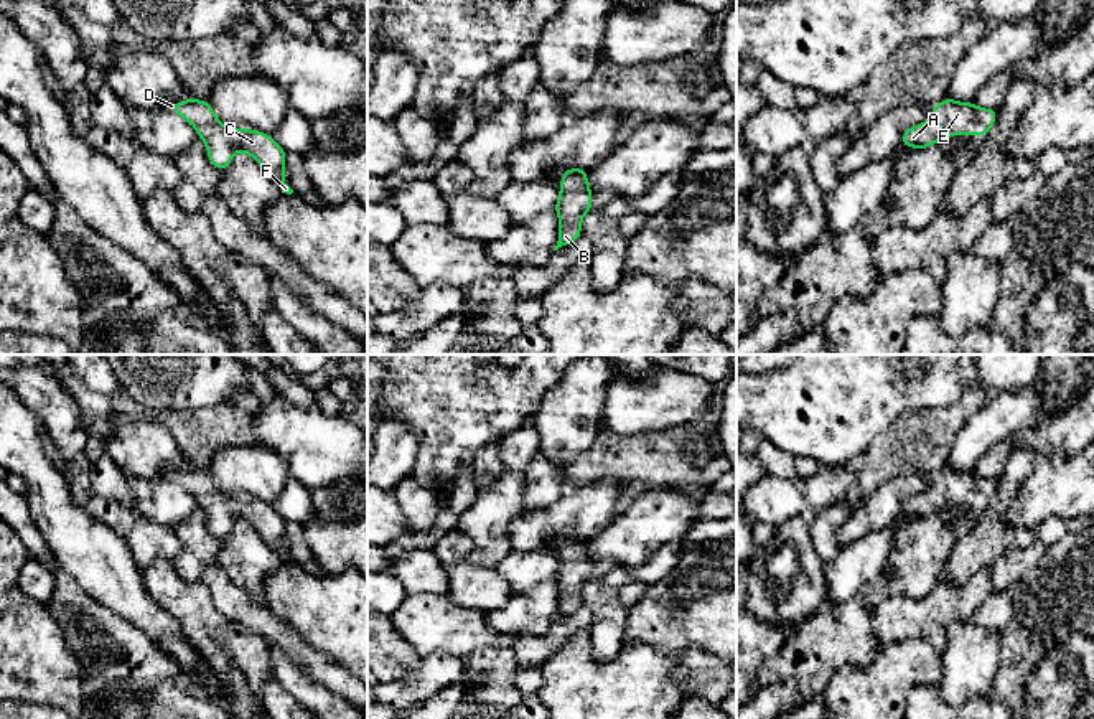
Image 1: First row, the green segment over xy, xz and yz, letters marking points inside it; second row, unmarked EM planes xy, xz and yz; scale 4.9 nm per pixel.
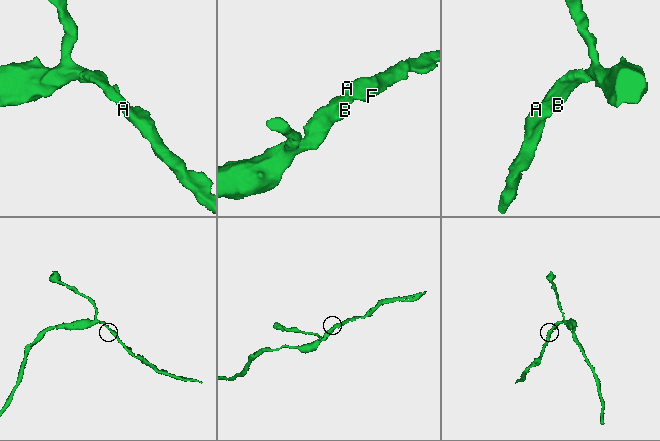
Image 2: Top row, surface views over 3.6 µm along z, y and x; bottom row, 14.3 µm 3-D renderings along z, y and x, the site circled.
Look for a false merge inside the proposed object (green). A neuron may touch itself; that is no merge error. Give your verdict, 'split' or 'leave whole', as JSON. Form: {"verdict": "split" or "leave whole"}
{"verdict": "leave whole"}

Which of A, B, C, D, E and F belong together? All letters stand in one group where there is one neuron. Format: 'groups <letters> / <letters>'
groups A B C D E F

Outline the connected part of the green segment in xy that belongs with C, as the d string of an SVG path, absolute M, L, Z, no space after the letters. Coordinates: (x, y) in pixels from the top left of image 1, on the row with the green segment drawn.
M191 94L185 102L168 102L168 110L176 112L196 129L198 137L206 143L208 160L221 173L232 162L234 153L244 150L282 188L282 193L293 193L285 183L287 150L270 134L224 125L217 120L209 101L198 101Z

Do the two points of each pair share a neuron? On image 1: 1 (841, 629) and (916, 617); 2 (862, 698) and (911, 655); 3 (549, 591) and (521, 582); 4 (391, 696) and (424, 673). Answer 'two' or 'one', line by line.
1: two
2: one
3: two
4: one

